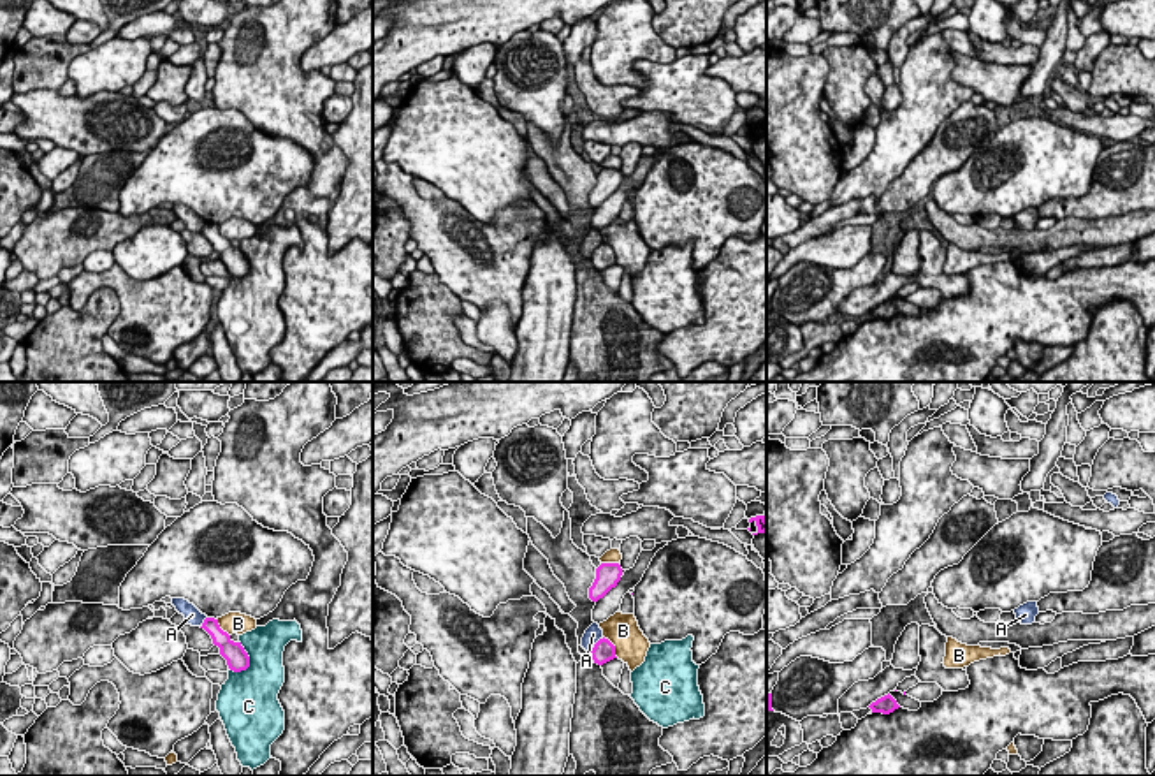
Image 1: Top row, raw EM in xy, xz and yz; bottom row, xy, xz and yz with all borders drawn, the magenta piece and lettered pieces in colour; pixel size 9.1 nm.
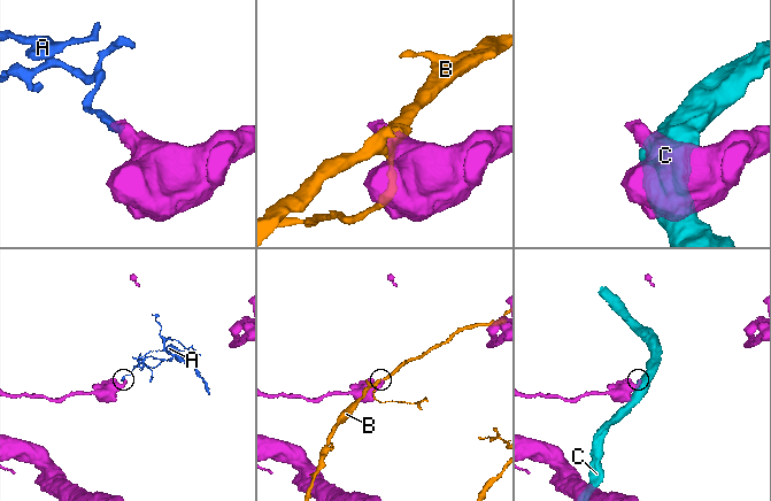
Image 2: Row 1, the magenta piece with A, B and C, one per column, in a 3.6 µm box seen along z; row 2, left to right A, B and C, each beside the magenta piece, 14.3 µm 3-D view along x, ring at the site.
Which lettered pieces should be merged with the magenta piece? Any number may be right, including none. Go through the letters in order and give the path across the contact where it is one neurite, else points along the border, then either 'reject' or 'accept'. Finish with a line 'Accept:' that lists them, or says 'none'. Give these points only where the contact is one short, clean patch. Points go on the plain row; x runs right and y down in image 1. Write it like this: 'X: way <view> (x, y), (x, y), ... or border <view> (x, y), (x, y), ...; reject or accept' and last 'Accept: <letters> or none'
A: border xz (603, 243), (589, 257); reject
B: reject
C: reject
Accept: none

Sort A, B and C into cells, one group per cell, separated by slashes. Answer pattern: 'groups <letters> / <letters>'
groups A / B / C

